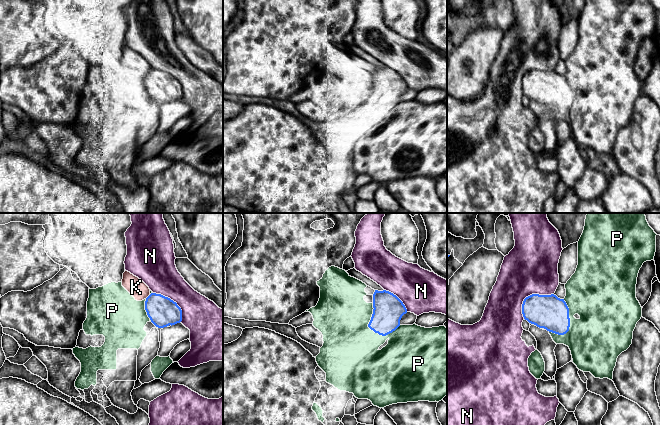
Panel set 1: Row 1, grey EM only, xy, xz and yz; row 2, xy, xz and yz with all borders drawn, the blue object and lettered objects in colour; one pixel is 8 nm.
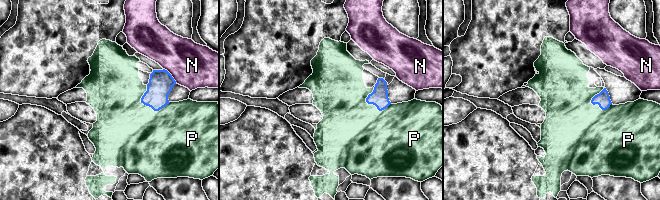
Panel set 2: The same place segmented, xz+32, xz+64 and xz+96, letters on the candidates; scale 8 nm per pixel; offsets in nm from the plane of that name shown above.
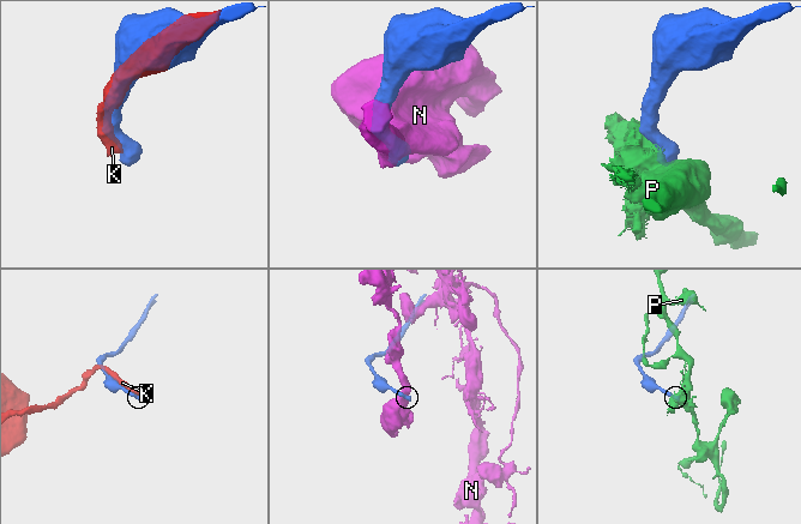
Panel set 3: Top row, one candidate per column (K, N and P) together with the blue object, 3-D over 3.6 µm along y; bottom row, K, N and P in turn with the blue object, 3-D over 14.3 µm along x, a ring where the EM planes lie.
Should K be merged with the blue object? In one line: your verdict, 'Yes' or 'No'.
Yes

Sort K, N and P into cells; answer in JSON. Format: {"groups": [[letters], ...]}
{"groups": [["K"], ["N"], ["P"]]}

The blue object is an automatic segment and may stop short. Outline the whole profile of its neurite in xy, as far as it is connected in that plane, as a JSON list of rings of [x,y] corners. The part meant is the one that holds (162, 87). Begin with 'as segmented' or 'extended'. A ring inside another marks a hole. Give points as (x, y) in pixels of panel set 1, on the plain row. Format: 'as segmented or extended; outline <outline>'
extended; outline [[[130,48],[123,49],[122,62],[137,77],[145,77],[145,86],[151,98],[158,104],[182,97],[182,86],[176,78],[161,70],[151,69],[149,63]]]

